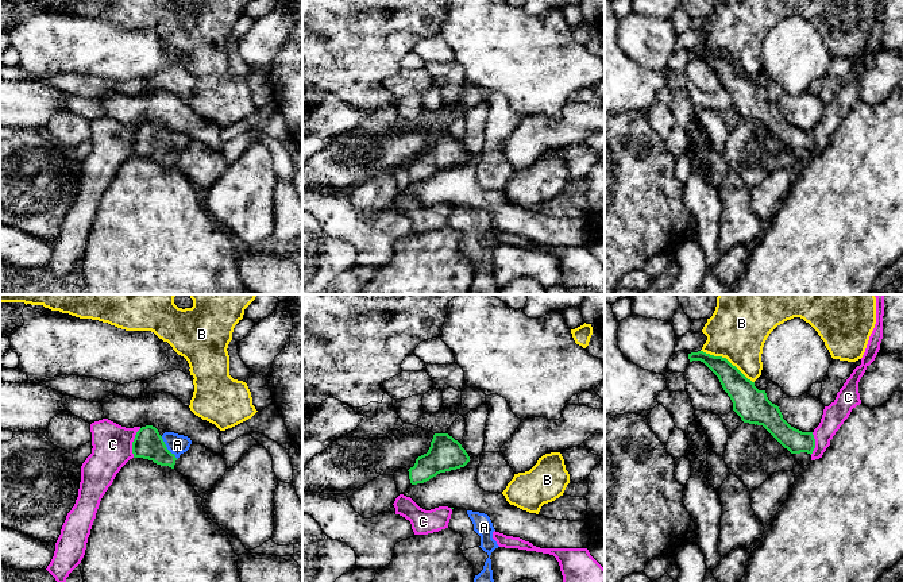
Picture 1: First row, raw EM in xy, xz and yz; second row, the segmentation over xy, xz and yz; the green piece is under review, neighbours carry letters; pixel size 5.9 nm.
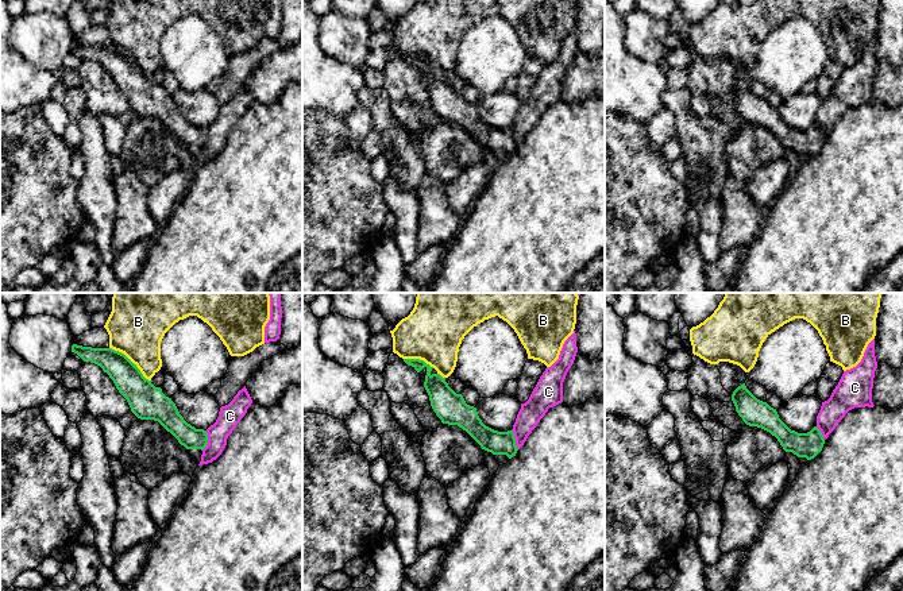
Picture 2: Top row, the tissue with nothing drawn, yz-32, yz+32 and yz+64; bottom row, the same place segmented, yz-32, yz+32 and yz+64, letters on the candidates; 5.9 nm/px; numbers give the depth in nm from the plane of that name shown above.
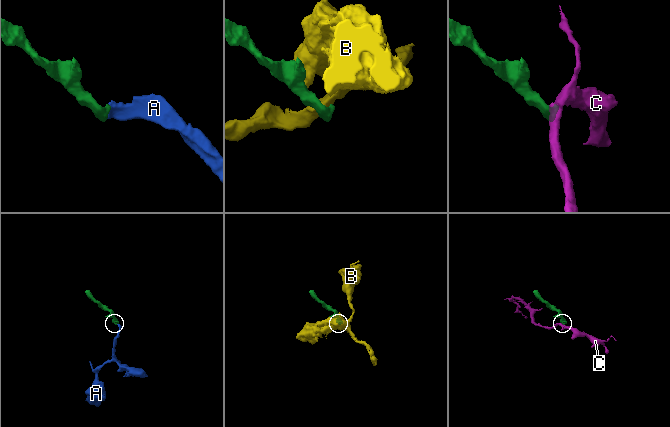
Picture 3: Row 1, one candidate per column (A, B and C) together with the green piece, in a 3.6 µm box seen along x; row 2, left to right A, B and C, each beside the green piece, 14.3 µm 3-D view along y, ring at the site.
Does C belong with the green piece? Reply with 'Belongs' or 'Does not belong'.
Does not belong

